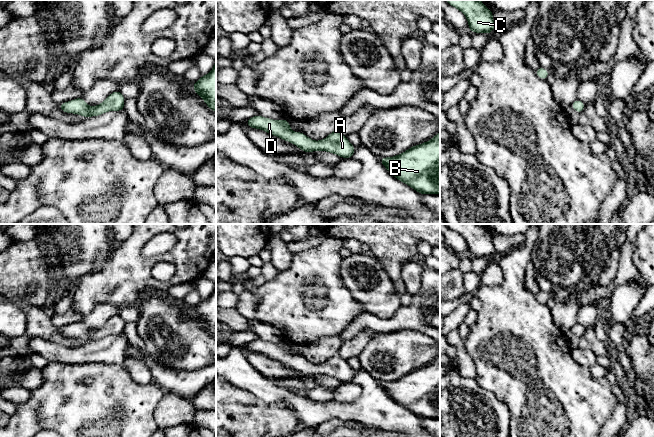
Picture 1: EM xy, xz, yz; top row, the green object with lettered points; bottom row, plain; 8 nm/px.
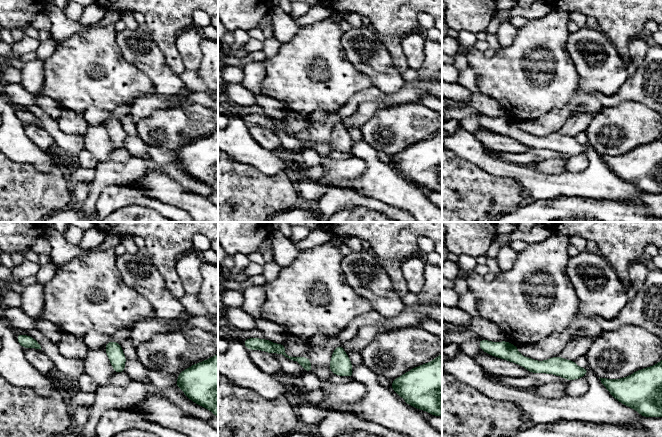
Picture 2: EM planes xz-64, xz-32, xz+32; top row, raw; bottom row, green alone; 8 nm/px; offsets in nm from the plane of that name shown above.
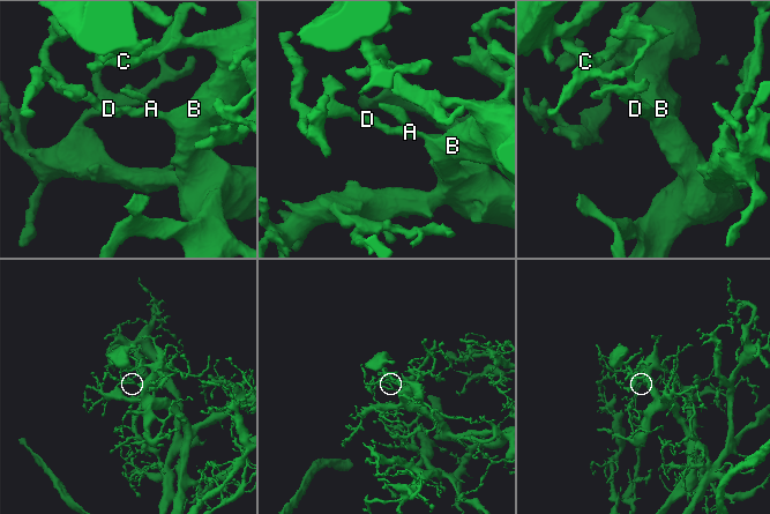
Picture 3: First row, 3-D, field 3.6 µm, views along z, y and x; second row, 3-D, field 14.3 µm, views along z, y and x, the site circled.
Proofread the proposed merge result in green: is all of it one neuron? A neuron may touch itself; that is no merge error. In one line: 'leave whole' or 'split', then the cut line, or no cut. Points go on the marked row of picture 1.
leave whole; no cut

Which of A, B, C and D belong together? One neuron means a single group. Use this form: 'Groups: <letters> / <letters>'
Groups: A B C D

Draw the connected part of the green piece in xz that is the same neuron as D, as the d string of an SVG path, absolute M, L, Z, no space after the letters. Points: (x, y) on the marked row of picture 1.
M260 115L253 116L245 122L250 128L263 130L273 136L277 136L284 141L295 144L302 152L325 151L336 154L343 159L353 157L355 147L349 142L347 136L340 133L337 127L325 139L314 141L302 132L291 130L288 120L273 120Z

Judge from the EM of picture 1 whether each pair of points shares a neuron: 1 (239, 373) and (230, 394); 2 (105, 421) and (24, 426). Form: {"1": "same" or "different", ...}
{"1": "different", "2": "same"}

